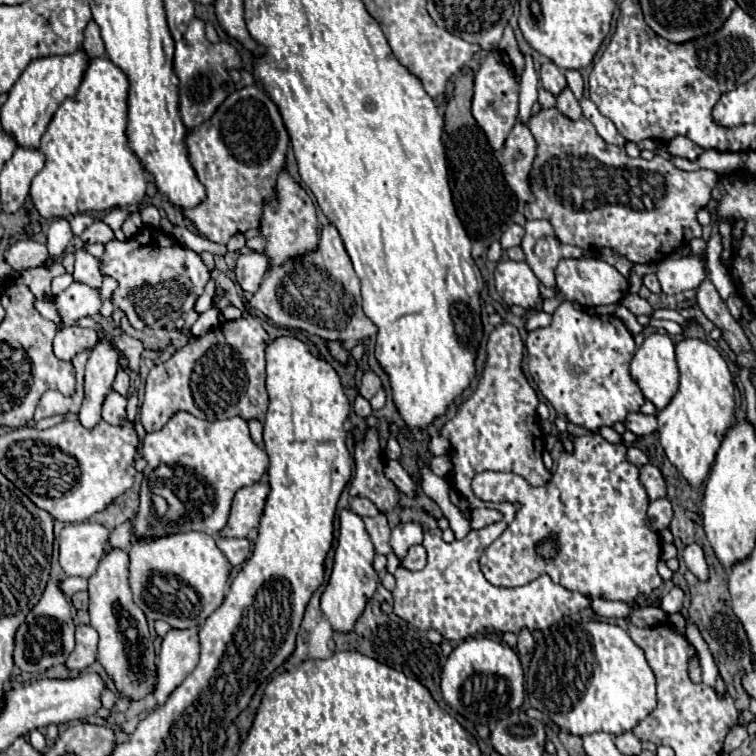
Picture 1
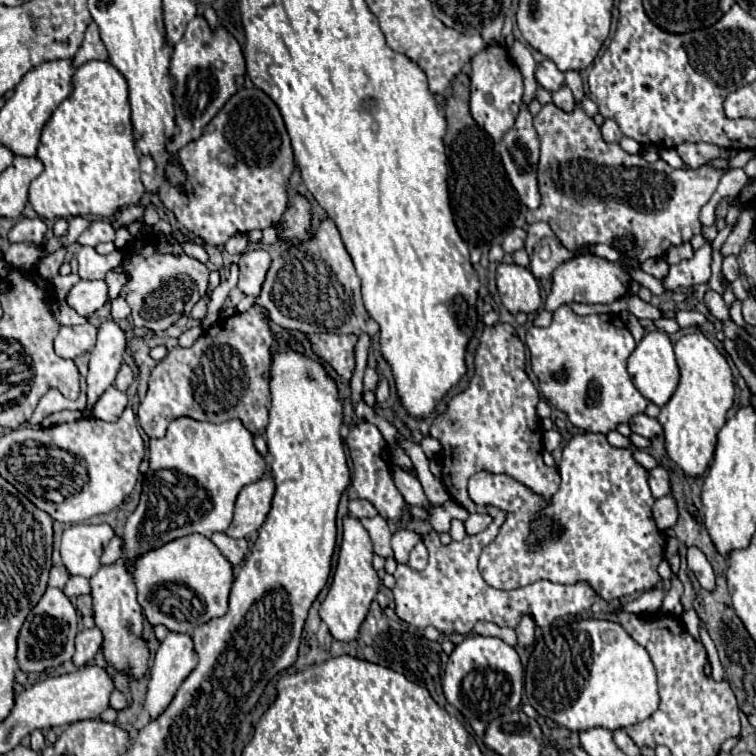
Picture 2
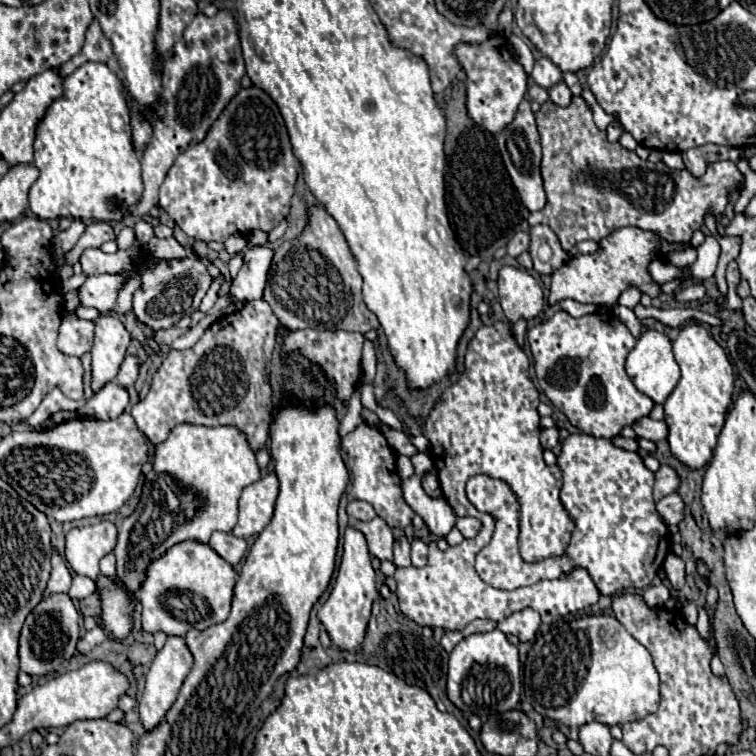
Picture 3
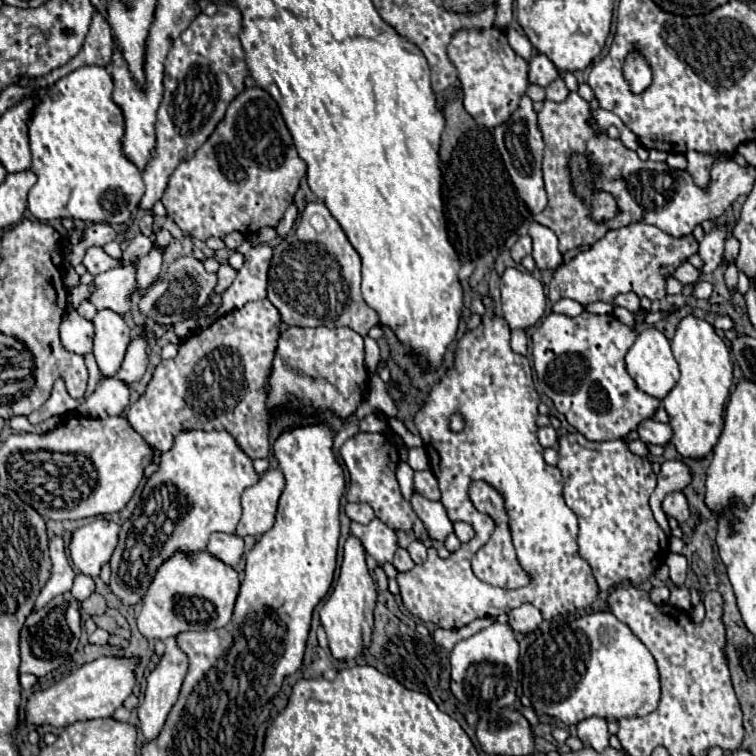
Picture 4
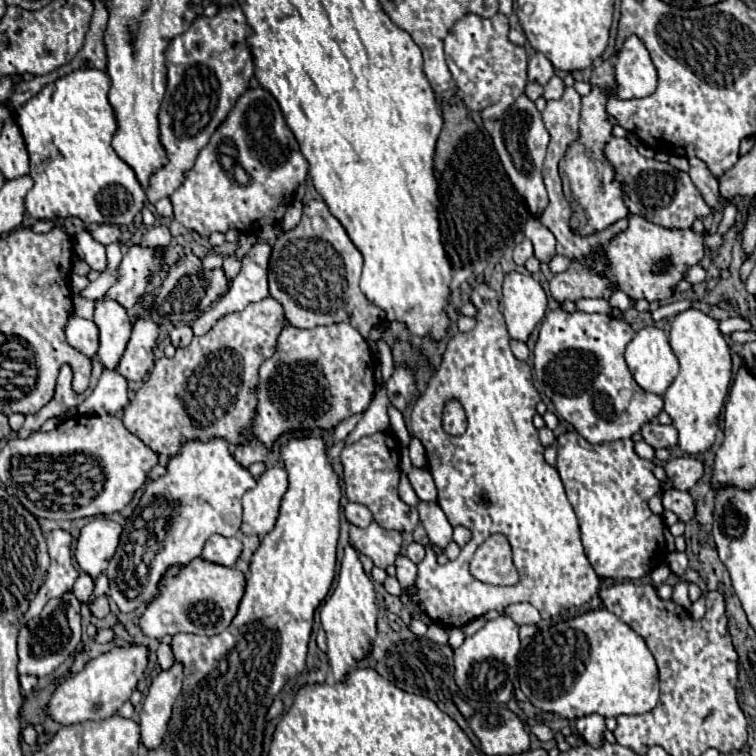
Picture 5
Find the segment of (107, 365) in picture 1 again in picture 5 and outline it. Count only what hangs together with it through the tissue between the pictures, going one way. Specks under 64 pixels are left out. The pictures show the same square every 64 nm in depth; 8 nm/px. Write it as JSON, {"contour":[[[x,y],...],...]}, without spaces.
{"contour":[[[98,298],[94,308],[94,322],[100,330],[98,358],[106,368],[116,368],[116,362],[120,360],[132,330],[128,310],[112,298]]]}

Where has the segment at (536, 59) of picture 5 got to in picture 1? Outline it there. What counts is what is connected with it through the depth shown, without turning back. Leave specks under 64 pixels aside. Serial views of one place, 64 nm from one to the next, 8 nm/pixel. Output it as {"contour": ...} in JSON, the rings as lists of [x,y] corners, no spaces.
{"contour":[[[546,62],[542,64],[540,68],[540,82],[542,82],[542,88],[546,88],[548,92],[552,92],[554,96],[562,92],[562,88],[566,88],[566,78],[564,78],[564,72],[554,64],[554,62]]]}

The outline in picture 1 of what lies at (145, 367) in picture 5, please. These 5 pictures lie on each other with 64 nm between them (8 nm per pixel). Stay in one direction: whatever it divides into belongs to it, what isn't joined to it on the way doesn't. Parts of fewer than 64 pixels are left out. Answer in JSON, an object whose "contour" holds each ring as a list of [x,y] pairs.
{"contour":[[[118,370],[116,374],[116,380],[114,380],[114,386],[112,386],[118,394],[126,396],[128,394],[128,388],[130,388],[130,378],[128,378],[128,372],[126,370]]]}

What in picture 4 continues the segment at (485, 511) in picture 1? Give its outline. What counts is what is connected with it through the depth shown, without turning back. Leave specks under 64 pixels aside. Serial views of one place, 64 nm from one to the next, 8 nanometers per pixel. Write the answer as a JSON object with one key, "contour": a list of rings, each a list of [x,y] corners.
{"contour":[[[456,522],[456,524],[454,524],[454,532],[456,532],[456,536],[458,536],[460,542],[468,542],[468,540],[474,536],[472,526],[468,526],[466,522]]]}

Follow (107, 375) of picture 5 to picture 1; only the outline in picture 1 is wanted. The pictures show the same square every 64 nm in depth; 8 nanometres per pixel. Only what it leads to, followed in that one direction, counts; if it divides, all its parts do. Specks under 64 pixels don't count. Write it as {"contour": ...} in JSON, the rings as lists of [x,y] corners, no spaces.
{"contour":[[[110,390],[102,404],[102,420],[114,426],[120,422],[126,422],[126,402],[128,402],[126,396]]]}

